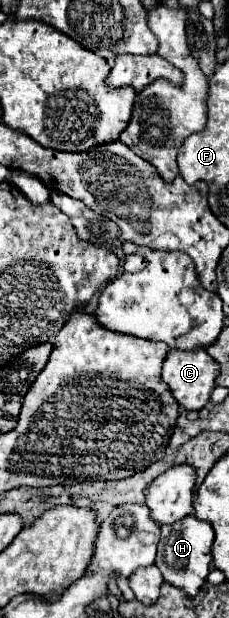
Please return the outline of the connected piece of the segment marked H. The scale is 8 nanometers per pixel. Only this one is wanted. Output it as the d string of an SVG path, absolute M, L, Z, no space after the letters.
M187 515L183 517L183 521L177 521L175 525L161 527L161 539L159 539L155 565L161 569L163 579L167 583L181 589L187 597L195 597L209 575L209 565L213 561L211 545L213 545L211 525L207 525L207 521L199 521L193 515Z

